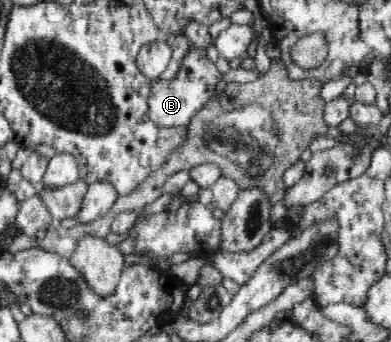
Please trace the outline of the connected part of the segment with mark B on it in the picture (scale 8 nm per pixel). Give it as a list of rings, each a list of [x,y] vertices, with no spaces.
[[[191,48],[183,60],[180,74],[173,81],[155,80],[149,95],[149,118],[158,128],[177,128],[184,130],[194,114],[201,110],[205,103],[217,94],[216,89],[221,75],[215,63],[210,62],[203,49]]]

